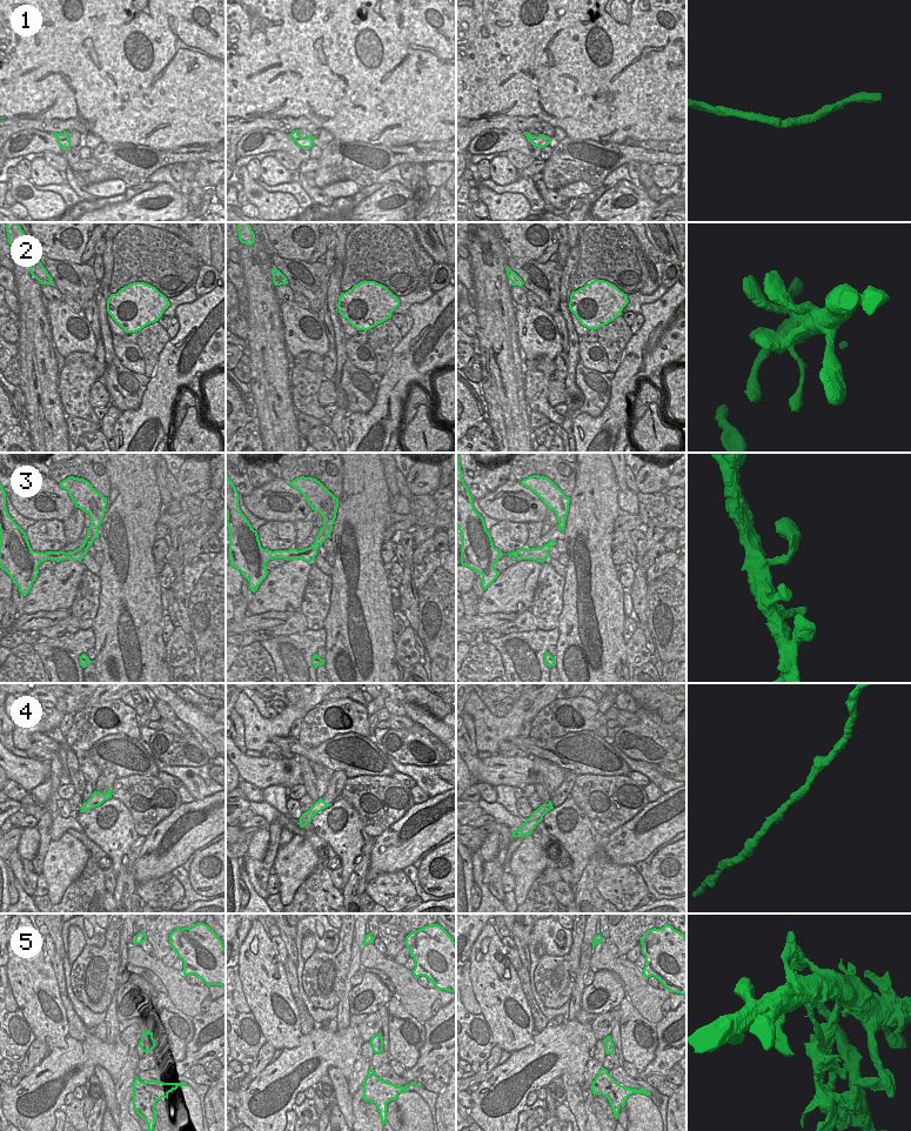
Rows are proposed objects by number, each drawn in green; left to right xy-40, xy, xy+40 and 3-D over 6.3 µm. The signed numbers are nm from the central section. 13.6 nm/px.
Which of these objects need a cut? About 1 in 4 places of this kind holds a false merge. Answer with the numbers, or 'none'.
5

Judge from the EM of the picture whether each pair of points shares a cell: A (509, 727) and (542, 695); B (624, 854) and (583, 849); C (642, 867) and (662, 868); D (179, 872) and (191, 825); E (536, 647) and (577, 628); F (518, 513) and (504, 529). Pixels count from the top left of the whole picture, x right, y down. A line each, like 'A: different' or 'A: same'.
A: same
B: different
C: different
D: different
E: different
F: different

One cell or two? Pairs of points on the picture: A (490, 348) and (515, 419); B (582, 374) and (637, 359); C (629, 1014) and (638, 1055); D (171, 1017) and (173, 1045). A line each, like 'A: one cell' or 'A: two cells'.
A: one cell
B: two cells
C: one cell
D: one cell

